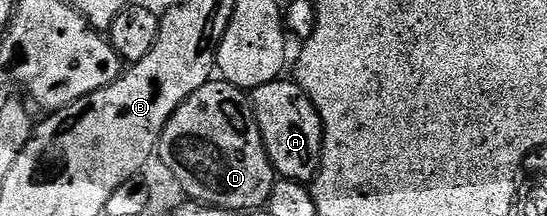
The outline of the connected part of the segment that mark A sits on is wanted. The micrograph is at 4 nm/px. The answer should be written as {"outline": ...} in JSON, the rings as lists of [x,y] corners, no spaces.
{"outline":[[[283,81],[261,84],[261,88],[250,91],[249,101],[276,175],[283,180],[307,184],[319,173],[319,161],[323,155],[323,125],[317,108],[298,82]]]}

